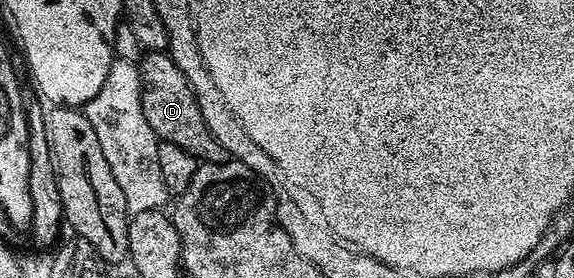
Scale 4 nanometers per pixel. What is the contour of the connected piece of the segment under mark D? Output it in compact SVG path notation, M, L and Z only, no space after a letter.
M146 51L138 63L138 72L142 78L142 104L144 117L148 125L158 135L163 143L180 145L184 153L192 153L192 157L199 163L225 163L228 156L226 150L216 141L208 125L204 123L204 116L200 113L200 105L196 105L196 97L180 69L172 61L172 57L165 51Z

